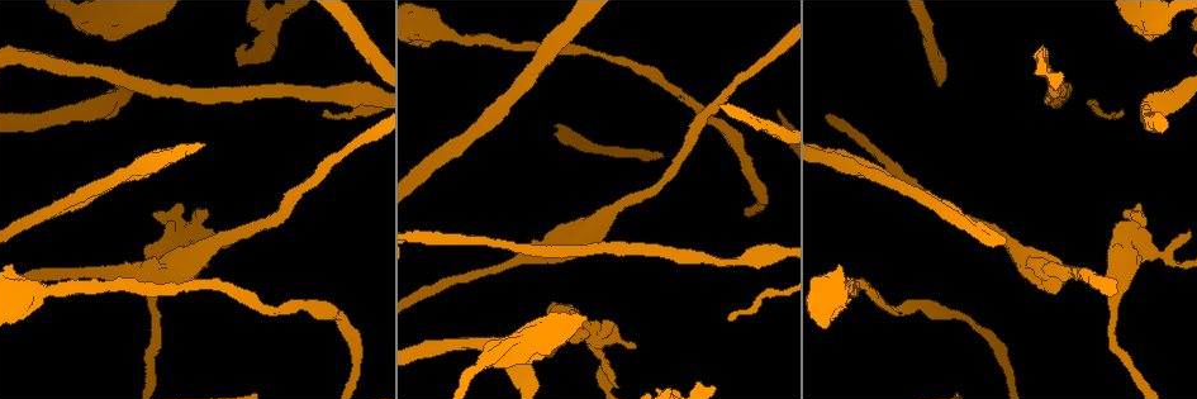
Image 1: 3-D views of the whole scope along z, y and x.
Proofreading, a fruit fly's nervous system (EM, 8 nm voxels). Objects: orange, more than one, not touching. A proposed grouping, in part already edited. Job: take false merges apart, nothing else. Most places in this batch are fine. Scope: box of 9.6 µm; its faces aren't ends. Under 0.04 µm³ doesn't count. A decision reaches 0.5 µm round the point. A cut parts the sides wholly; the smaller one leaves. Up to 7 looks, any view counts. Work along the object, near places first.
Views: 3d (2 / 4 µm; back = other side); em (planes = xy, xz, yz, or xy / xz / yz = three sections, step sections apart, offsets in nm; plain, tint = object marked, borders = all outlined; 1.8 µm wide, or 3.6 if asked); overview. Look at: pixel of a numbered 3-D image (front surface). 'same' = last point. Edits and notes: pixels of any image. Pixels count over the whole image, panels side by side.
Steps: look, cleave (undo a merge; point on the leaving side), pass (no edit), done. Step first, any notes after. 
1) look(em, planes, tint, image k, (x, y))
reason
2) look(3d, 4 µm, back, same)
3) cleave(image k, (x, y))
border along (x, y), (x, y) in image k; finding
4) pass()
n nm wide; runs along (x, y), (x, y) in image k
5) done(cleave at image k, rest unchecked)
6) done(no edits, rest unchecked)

look(3d, 4 µm, back, image 1, (1154, 253))
sharp bend

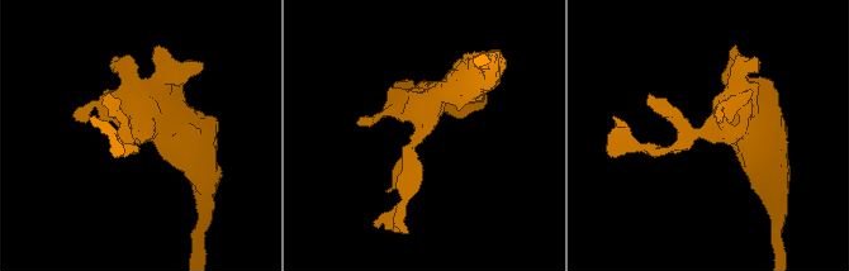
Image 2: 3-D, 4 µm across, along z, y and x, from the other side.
look(em, xz, step 16, tint, image 2, (708, 133))
shape alone is not enough

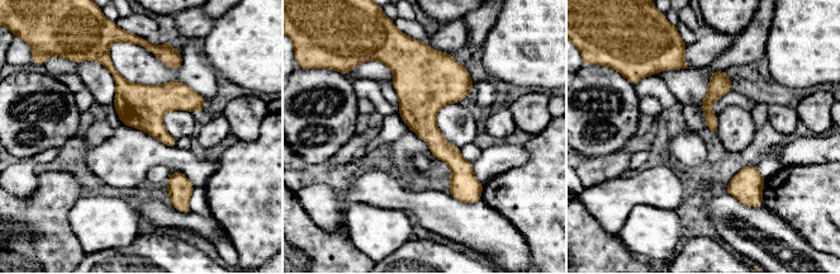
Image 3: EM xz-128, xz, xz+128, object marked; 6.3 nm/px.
look(em, planes, tint, same)
another direction

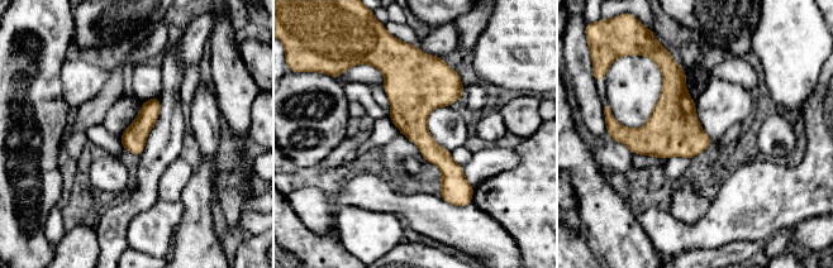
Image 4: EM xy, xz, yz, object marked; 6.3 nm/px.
pass()
all the same cell

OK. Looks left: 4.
look(3d, 4 µm, image 1, (374, 93))
thick turns thin

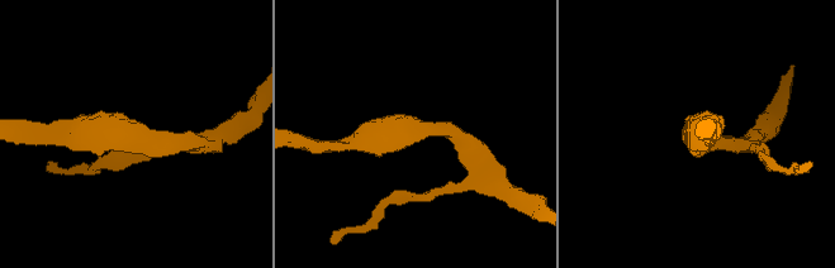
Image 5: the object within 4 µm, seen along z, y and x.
look(em, xy, step 16, tint, image 5, (412, 129))
need the tissue

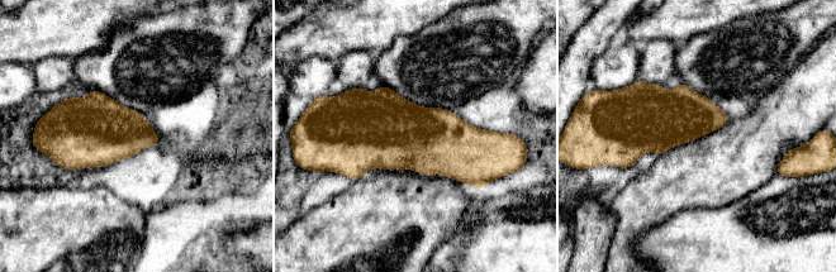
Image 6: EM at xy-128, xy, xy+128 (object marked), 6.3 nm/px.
look(em, planes, borders, same)
cut it another way

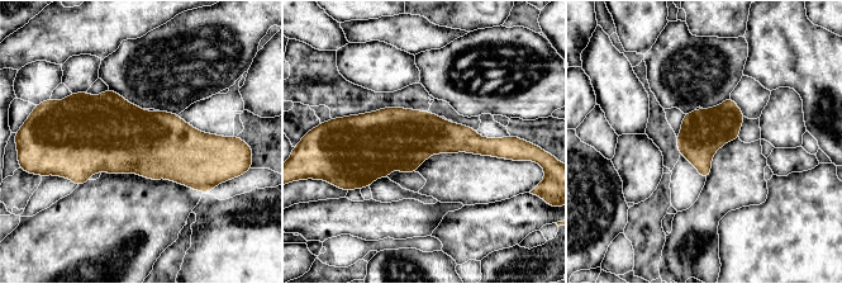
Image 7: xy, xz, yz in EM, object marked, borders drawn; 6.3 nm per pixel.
pass()
continuous, no second cell

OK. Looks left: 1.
done(no edits, rest unchecked)

